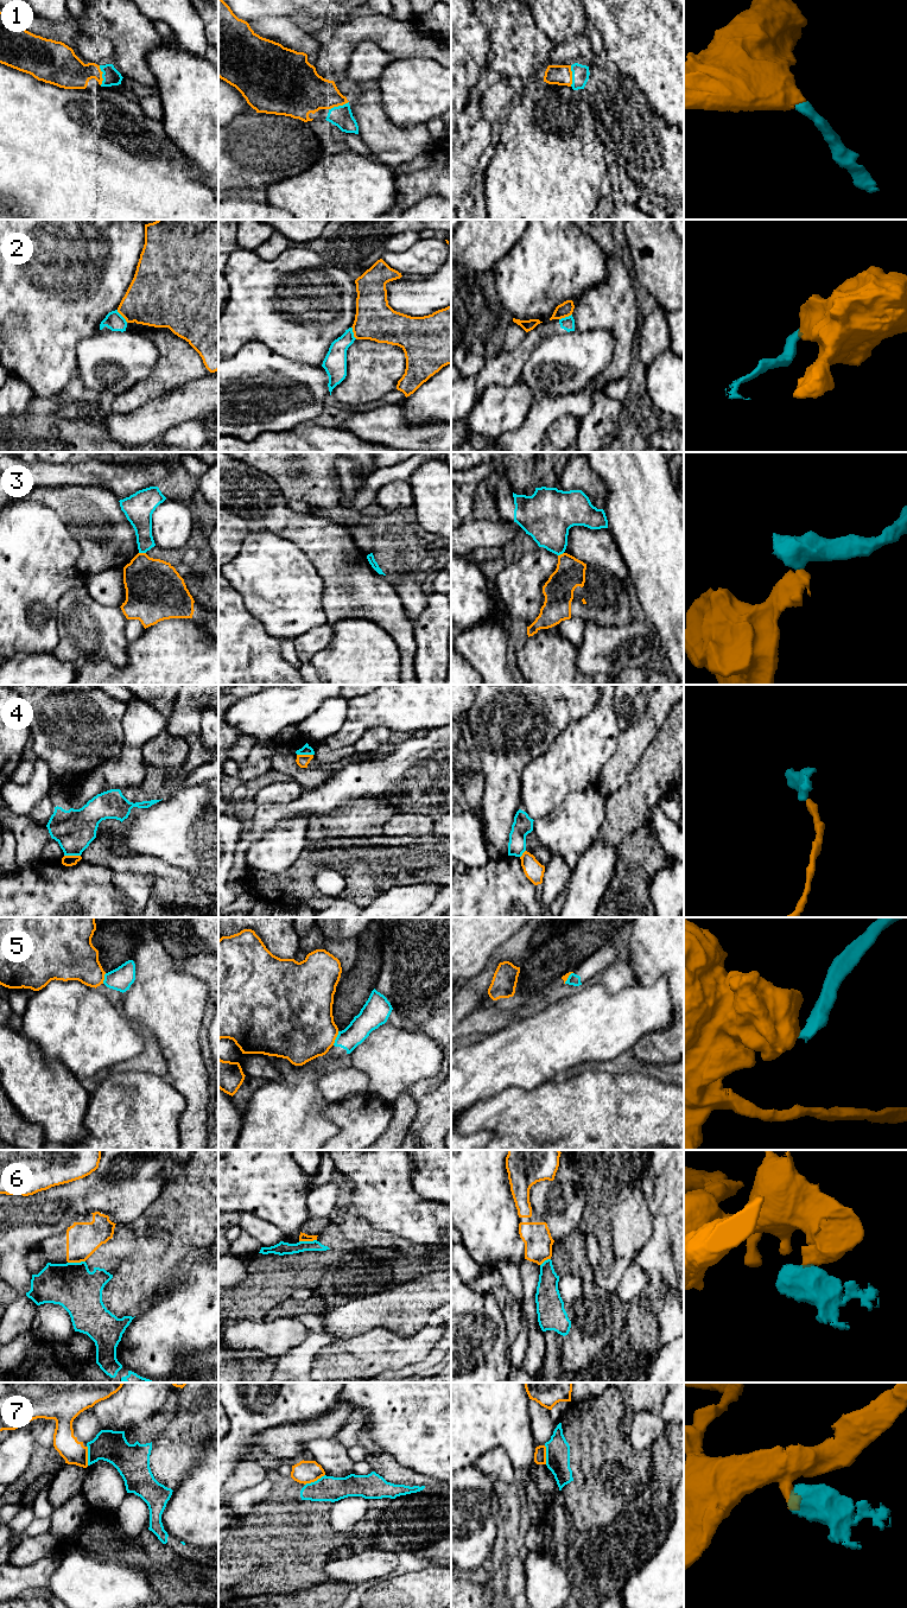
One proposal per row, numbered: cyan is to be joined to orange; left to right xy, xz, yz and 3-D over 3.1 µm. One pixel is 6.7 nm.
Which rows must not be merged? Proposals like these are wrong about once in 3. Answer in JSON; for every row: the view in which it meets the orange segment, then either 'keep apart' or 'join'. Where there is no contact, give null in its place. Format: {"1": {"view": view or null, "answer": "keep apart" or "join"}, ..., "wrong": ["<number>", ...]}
{"1": {"view": "yz", "answer": "join"}, "2": {"view": "xy", "answer": "keep apart"}, "3": {"view": "xy", "answer": "keep apart"}, "4": {"view": "xy", "answer": "keep apart"}, "5": {"view": "xz", "answer": "keep apart"}, "6": {"view": "xy", "answer": "keep apart"}, "7": {"view": "xz", "answer": "keep apart"}, "wrong": ["2", "3", "4", "5", "6", "7"]}

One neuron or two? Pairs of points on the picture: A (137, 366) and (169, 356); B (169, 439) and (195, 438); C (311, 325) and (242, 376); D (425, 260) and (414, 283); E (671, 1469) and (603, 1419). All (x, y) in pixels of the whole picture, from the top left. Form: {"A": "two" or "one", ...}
{"A": "two", "B": "one", "C": "two", "D": "two", "E": "two"}

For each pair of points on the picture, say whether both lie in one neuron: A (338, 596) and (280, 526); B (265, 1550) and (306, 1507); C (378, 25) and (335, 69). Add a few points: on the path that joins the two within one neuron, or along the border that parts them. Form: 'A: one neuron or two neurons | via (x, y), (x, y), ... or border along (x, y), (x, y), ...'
A: one neuron | via (338, 576), (338, 571), (300, 533)
B: one neuron | via (272, 1538), (289, 1521), (295, 1519)
C: one neuron | via (363, 27), (336, 55)

